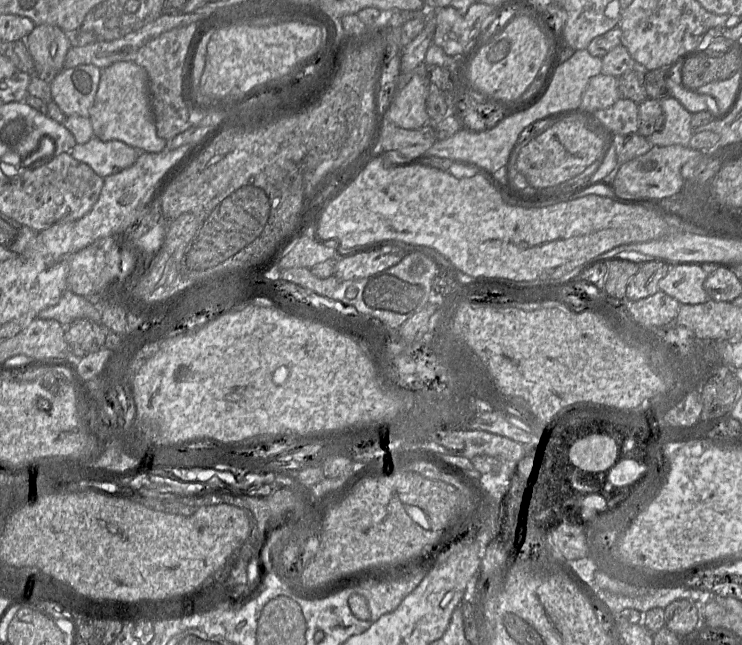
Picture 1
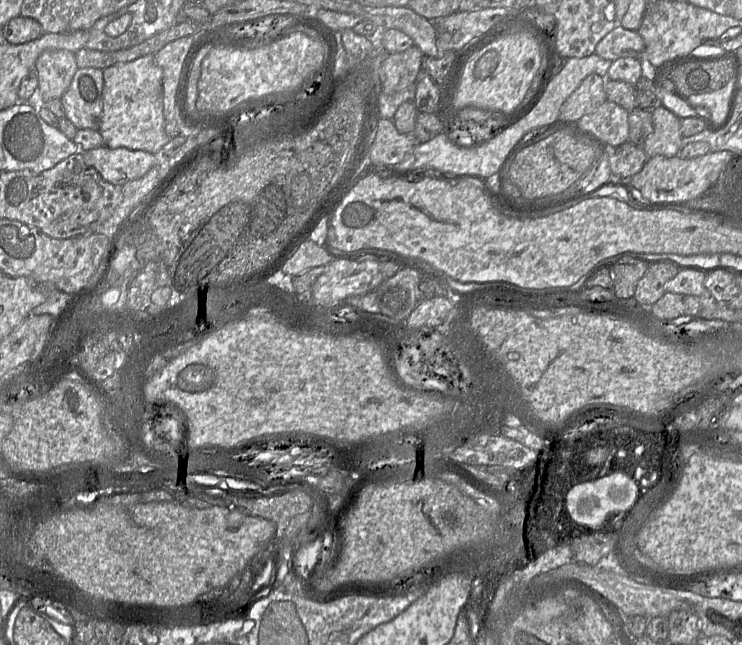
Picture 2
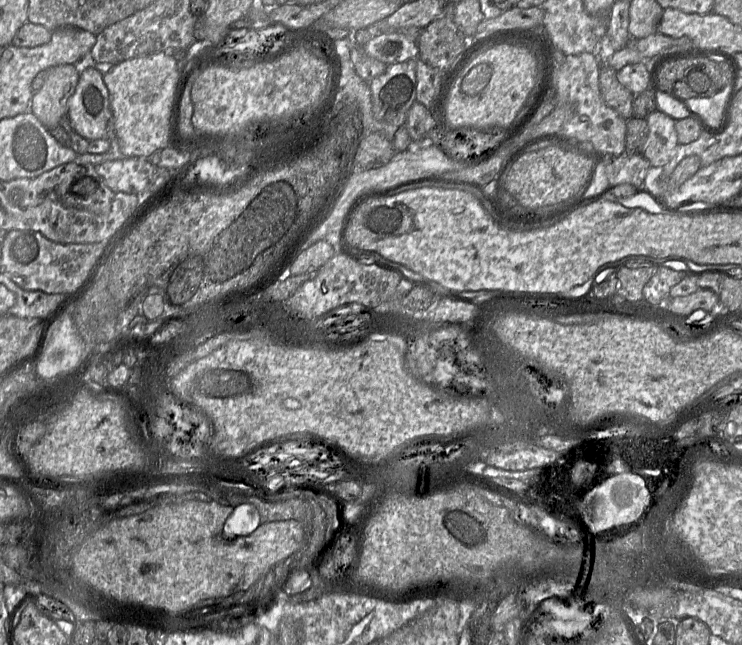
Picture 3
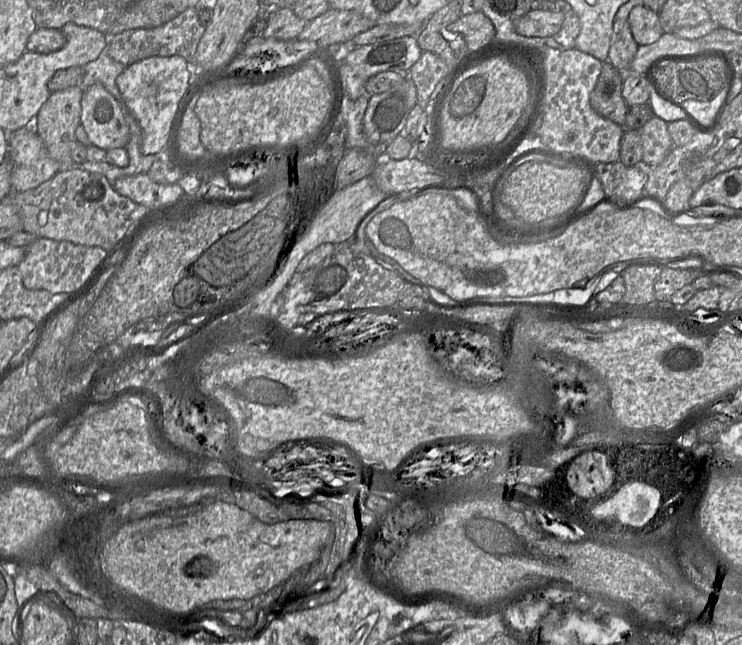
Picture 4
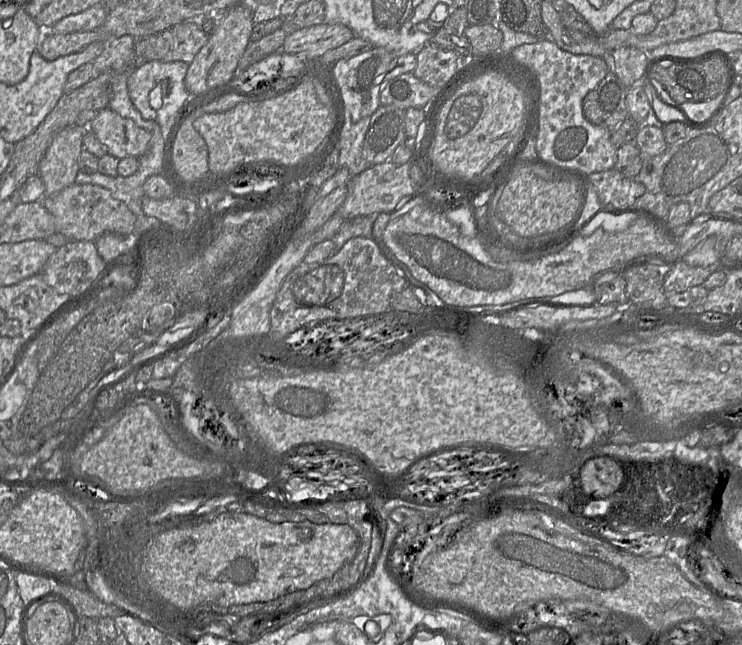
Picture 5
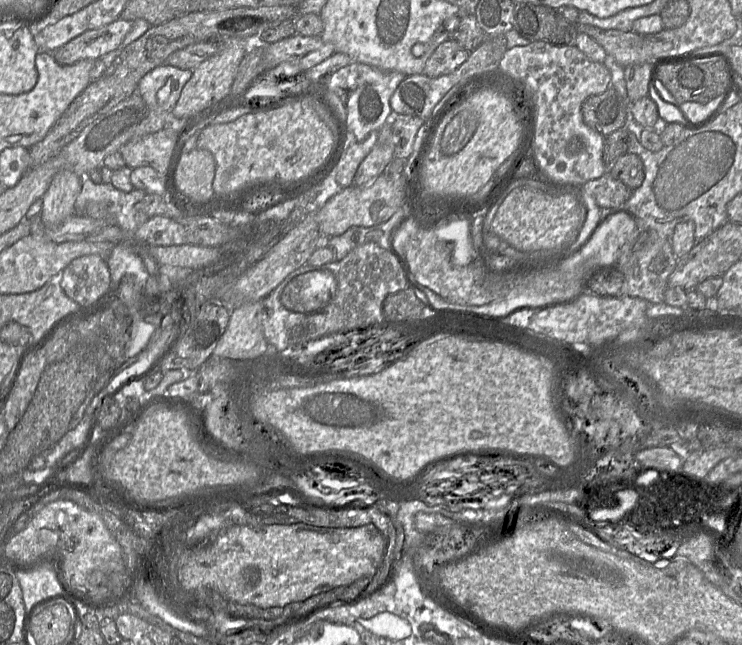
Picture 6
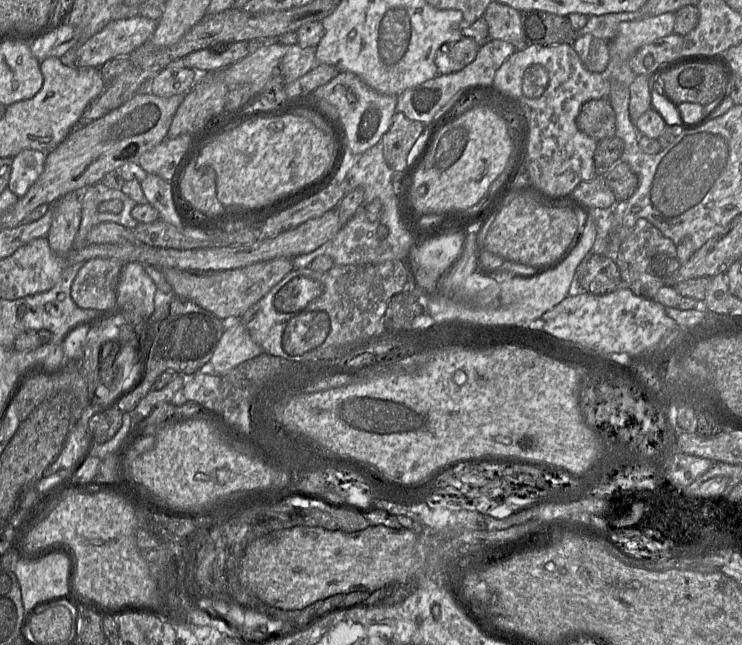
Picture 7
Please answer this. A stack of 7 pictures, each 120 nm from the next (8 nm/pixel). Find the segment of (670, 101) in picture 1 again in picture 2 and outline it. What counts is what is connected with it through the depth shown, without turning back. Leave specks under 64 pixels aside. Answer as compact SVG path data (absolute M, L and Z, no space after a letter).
M660 105L652 112L654 131L647 137L643 149L647 160L657 155L671 158L680 151L681 119Z

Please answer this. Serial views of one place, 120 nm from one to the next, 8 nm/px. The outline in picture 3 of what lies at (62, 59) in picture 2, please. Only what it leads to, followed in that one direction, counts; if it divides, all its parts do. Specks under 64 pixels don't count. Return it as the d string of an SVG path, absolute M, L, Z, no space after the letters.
M72 64L50 67L42 87L31 99L31 112L48 129L59 125L68 112L68 101L75 92L79 72Z

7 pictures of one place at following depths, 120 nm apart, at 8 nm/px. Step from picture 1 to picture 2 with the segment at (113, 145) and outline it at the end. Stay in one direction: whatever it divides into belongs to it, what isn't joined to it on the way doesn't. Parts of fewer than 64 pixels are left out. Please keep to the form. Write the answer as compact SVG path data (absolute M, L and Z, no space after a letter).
M105 145L83 151L83 160L93 167L103 180L123 186L141 178L156 165L154 154L124 147L109 148Z

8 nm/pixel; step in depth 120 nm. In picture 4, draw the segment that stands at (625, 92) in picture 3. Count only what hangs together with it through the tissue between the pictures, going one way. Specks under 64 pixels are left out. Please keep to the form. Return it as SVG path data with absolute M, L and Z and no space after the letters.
M609 61L603 67L594 89L590 93L590 105L601 116L623 126L628 106L622 97L624 73Z

